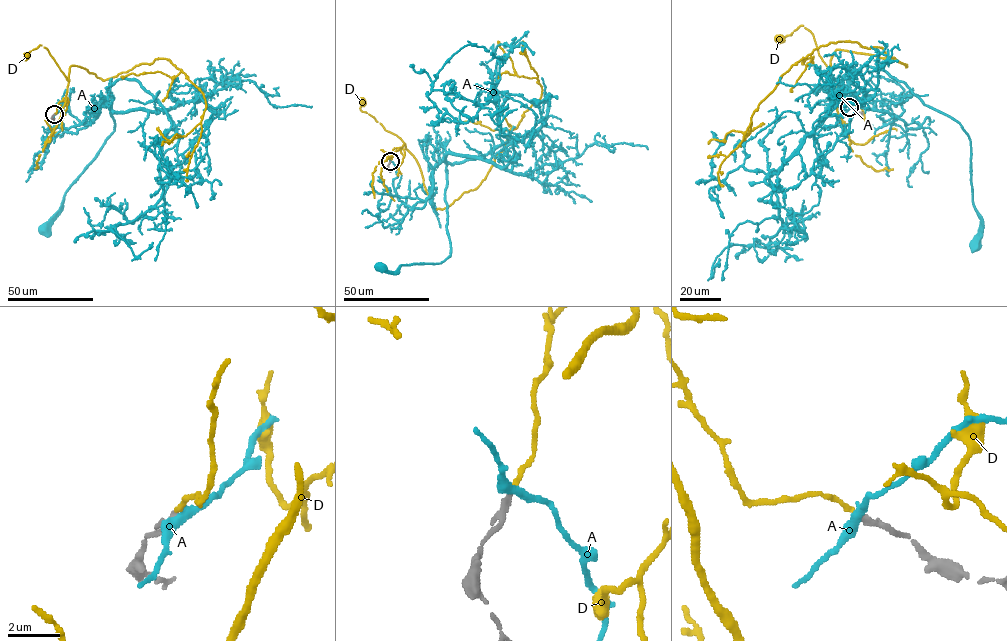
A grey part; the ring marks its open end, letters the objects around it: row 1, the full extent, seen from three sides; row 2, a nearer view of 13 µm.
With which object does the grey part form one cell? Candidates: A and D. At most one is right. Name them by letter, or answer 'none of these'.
D

